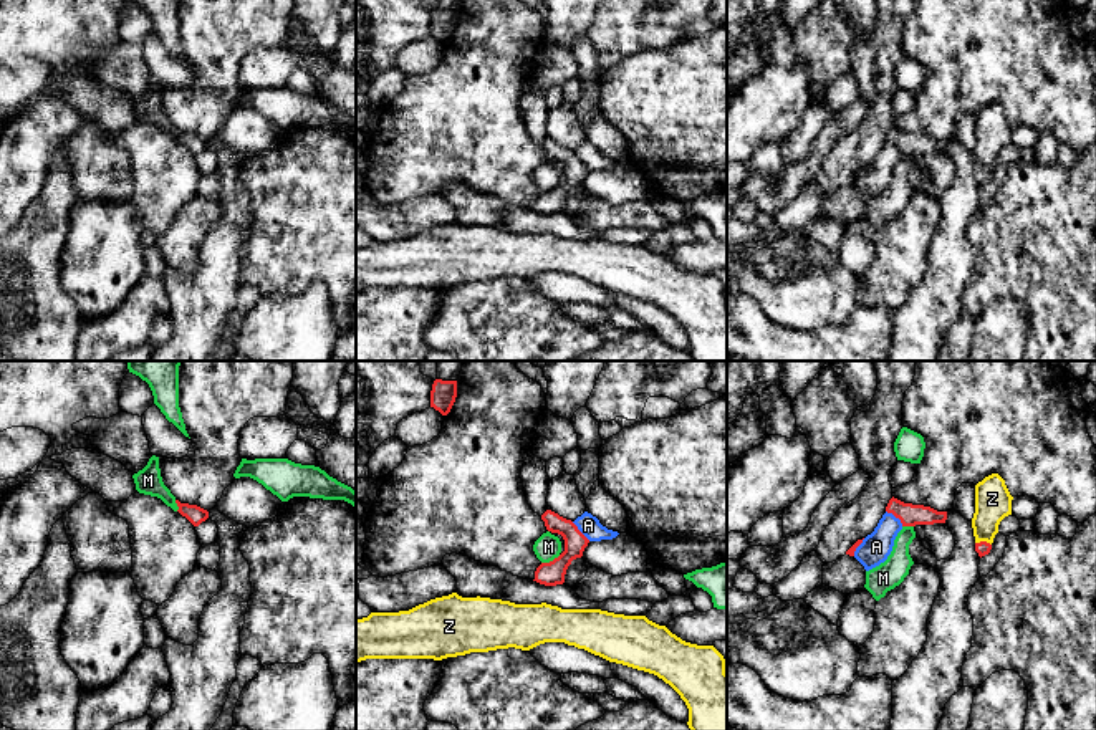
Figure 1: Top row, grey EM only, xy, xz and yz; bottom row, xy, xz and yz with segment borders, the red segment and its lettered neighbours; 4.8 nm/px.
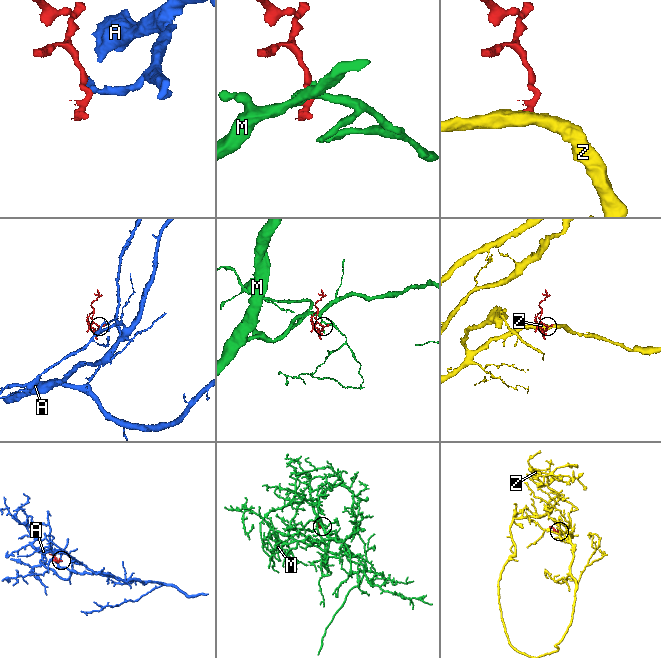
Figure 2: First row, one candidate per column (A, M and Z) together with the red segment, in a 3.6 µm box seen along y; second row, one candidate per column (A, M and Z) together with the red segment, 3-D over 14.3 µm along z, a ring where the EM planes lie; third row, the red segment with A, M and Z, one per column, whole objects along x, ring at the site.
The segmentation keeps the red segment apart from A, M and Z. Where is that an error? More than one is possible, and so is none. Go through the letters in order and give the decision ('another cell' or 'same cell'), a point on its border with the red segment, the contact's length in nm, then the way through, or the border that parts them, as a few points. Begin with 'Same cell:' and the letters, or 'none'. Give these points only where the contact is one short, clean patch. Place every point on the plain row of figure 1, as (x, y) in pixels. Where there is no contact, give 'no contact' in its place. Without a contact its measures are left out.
Same cell: Z
A: another cell; contact yz (896, 146); length 120 nm; border yz (886, 139), (903, 154)
M: another cell; contact xz (550, 191); length 100 nm; border xz (560, 184), (542, 192)
Z: same cell; contact yz (984, 171); length 80 nm; way yz (982, 177), (984, 171), (985, 148), (992, 128)

